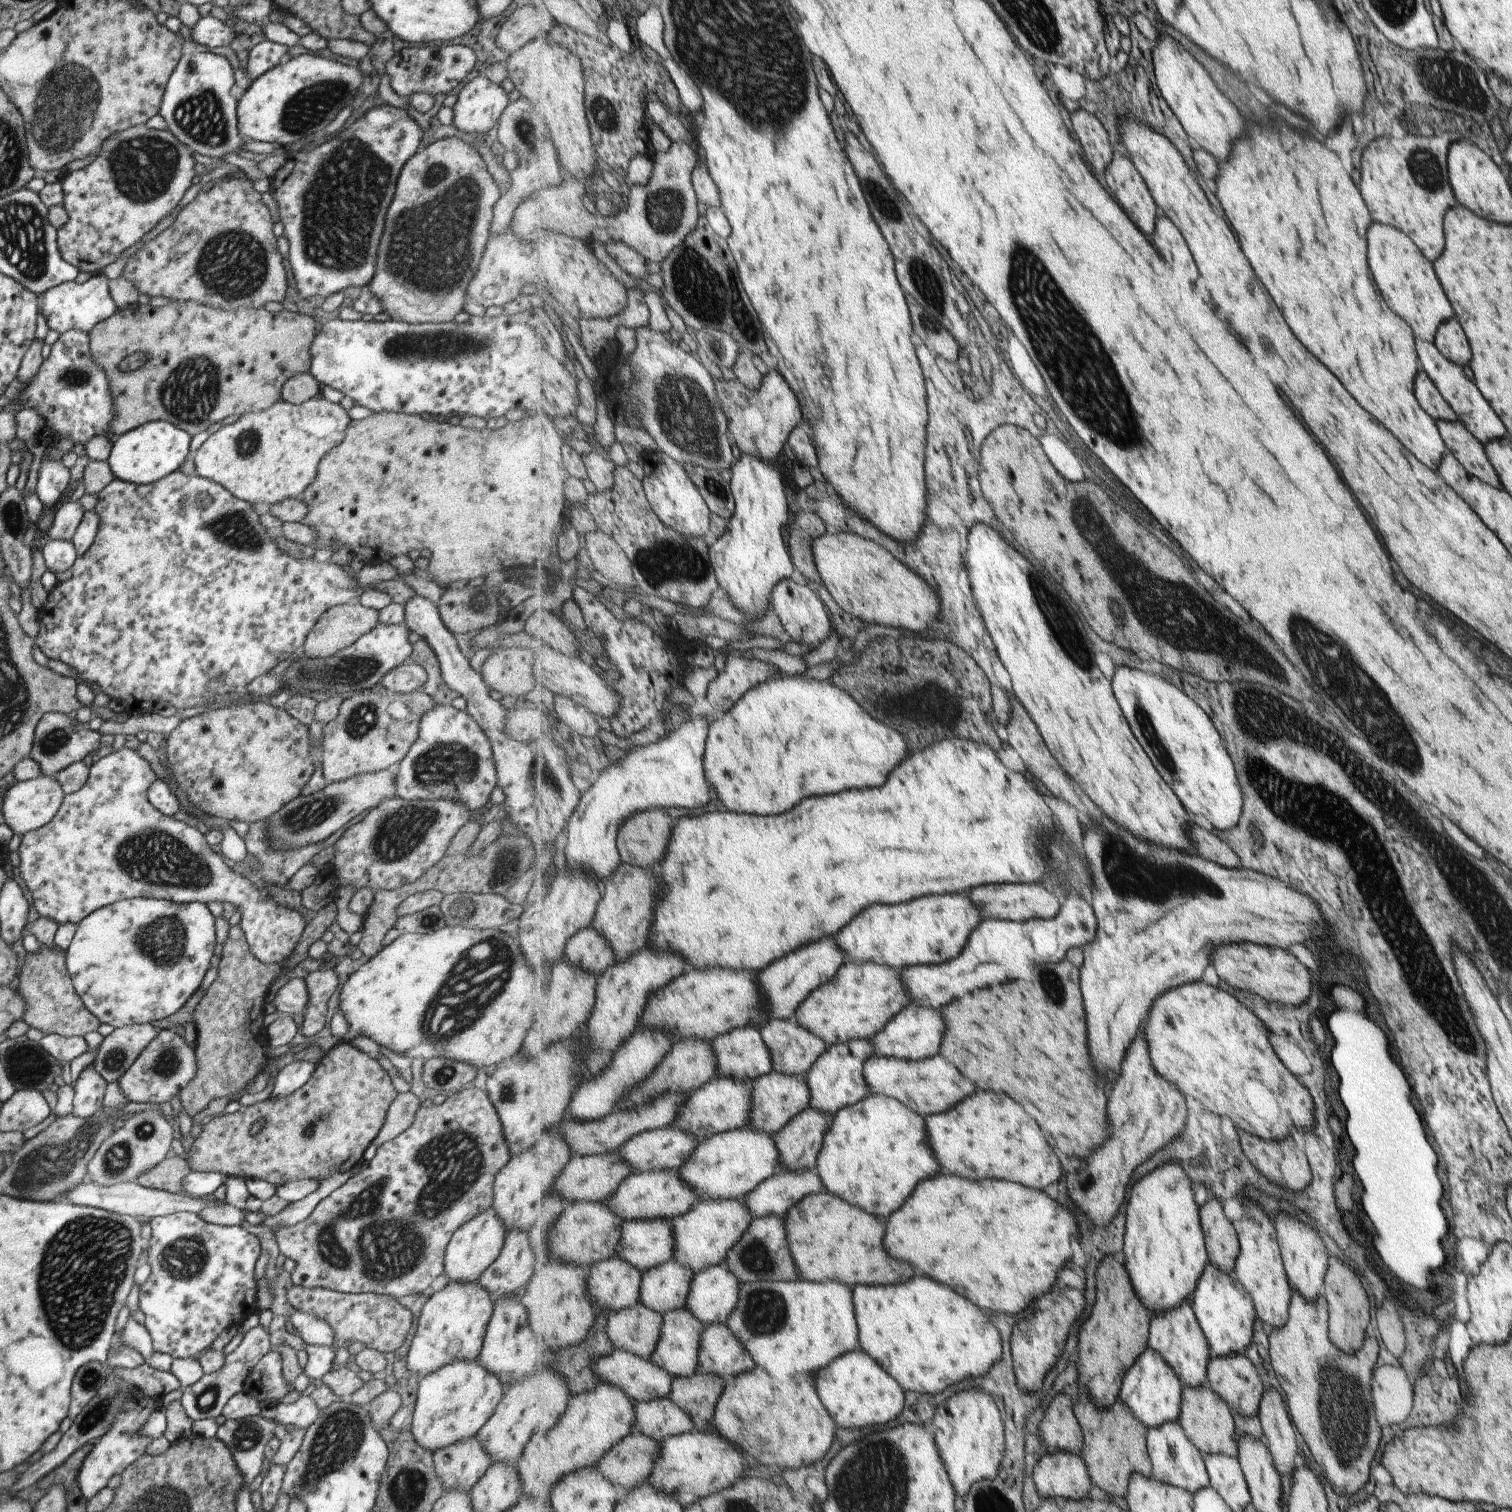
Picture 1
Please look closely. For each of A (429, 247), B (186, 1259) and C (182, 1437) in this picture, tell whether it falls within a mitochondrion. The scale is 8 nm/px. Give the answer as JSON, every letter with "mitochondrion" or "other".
{"A":"mitochondrion","B":"mitochondrion","C":"other"}

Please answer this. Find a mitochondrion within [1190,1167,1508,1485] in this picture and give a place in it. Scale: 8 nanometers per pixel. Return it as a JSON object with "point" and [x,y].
{"point":[1348,1439]}

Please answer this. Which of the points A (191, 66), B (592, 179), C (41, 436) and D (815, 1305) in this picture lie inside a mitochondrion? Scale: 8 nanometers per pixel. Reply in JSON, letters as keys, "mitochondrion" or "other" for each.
{"A":"mitochondrion","B":"other","C":"other","D":"other"}

